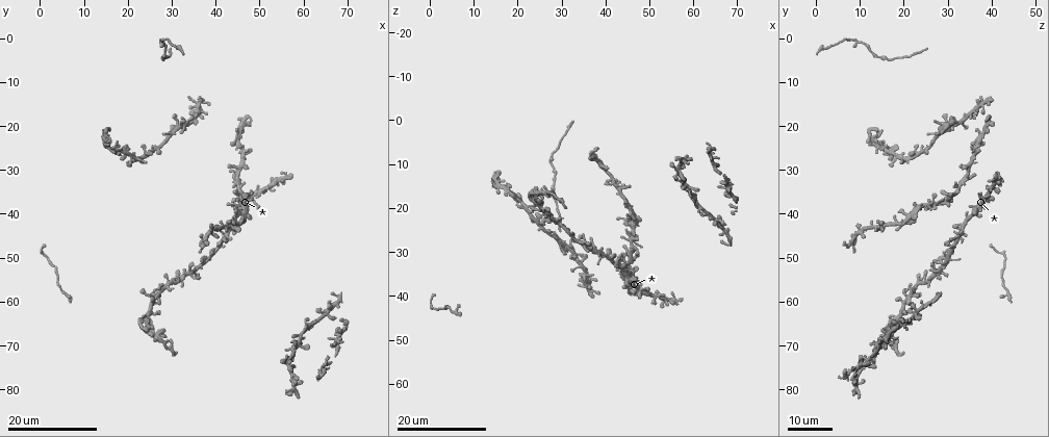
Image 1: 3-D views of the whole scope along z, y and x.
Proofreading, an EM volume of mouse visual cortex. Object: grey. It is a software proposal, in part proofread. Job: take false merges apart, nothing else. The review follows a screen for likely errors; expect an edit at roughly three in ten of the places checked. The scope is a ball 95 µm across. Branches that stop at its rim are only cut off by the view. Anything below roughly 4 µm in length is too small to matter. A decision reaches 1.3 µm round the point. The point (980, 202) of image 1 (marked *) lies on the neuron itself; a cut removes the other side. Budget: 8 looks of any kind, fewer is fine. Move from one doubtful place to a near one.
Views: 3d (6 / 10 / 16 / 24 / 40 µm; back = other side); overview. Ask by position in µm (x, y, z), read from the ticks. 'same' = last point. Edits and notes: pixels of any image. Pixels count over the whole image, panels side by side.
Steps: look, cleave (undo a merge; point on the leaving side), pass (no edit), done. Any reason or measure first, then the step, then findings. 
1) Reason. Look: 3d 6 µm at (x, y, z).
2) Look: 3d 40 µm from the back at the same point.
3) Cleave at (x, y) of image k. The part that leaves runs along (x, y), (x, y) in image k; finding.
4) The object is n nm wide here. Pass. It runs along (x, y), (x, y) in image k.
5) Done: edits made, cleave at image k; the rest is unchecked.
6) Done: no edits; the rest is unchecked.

Thin neck. Look: 3d 24 µm at (30.5, 71.5, 19.5).

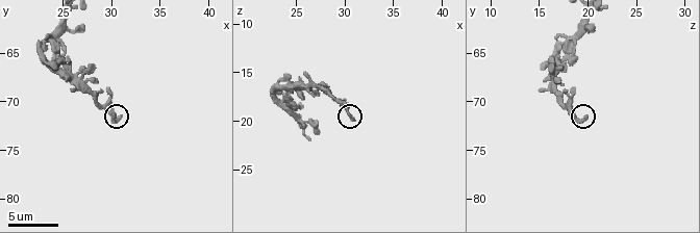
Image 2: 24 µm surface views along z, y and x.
Look: 3d 6 µm at (30.8, 71.4, 19.8).

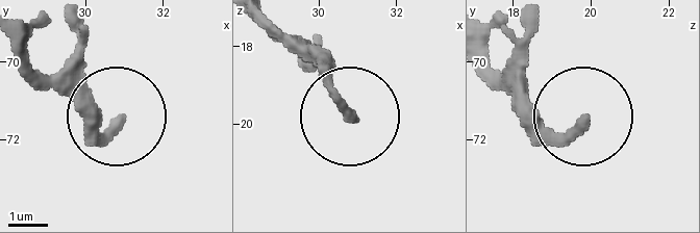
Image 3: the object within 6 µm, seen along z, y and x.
Pass. It runs along (19, 47), (92, 127), (115, 121) in image 3; continuous, no second neuron.

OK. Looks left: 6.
Four or more arms meet. Look: 3d 24 µm at (27.0, 58.5, 21.5).

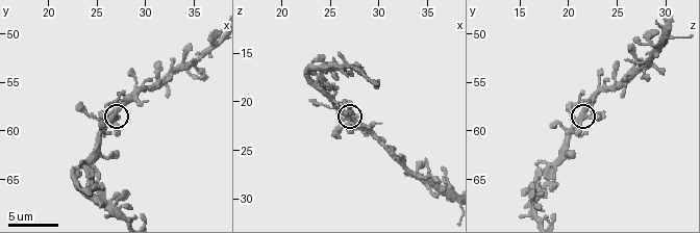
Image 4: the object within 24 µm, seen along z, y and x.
Look: 3d 6 µm at (26.8, 58.6, 22.0).

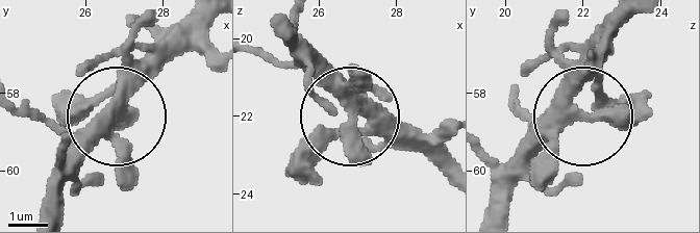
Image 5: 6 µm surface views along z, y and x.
4 arms meet here. Pass. It runs along (214, 18), (118, 113), (74, 127), (28, 117) in image 5; all the same neuron.

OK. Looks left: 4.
Looks like a crossing. Look: 3d 24 µm at (46.5, 38.0, 23.5).

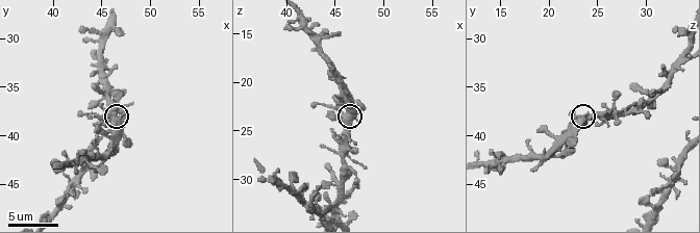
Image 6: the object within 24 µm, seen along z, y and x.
Zoom in. Look: 3d 10 µm at (46.2, 38.2, 23.4).

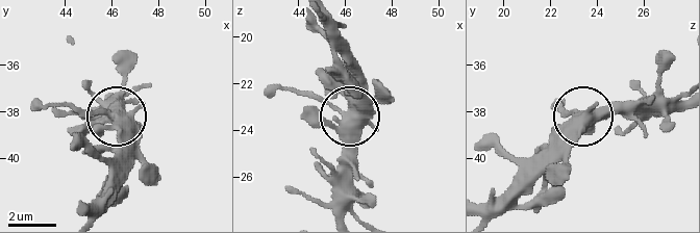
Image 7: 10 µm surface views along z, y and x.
The object is 460 nm wide here. Pass. Continuous, no second neuron.

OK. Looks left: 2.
Thick turns thin. Look: 3d 10 µm at (27.4, 68.8, 16.4).

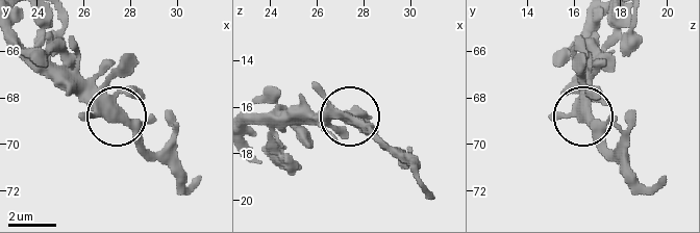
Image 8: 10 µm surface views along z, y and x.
Pass. All the same neuron.

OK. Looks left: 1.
Done: no edits; the rest is unchecked.

